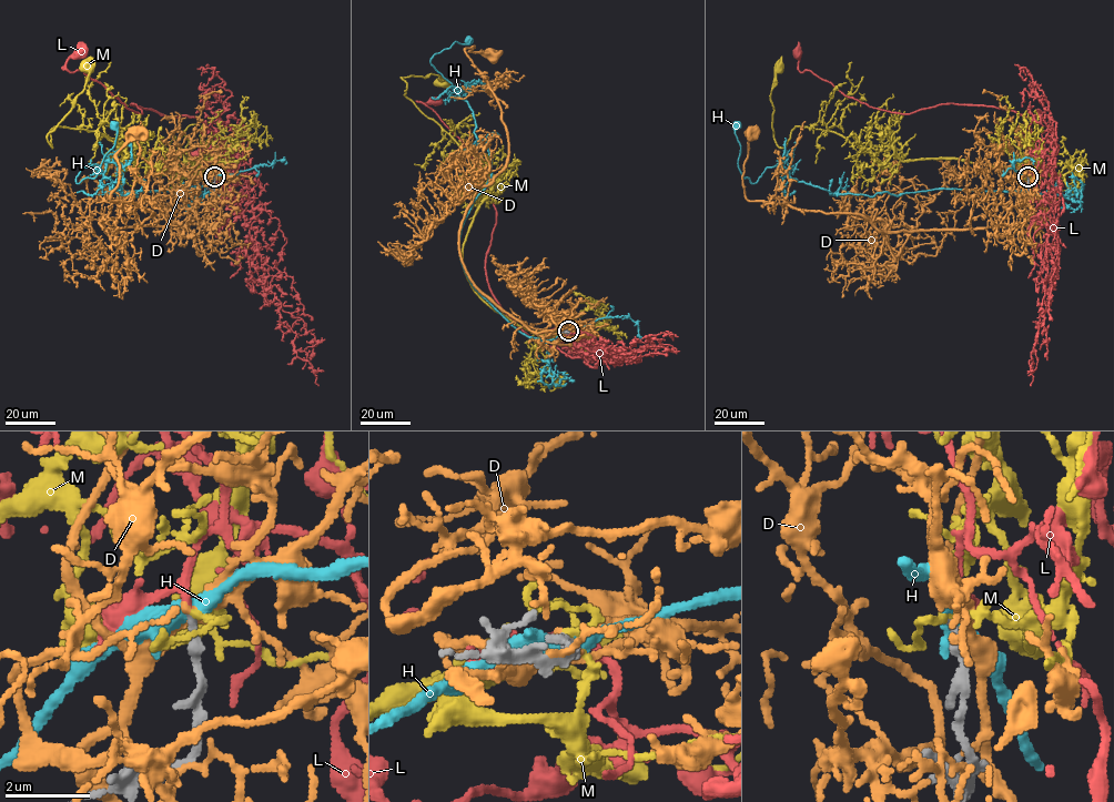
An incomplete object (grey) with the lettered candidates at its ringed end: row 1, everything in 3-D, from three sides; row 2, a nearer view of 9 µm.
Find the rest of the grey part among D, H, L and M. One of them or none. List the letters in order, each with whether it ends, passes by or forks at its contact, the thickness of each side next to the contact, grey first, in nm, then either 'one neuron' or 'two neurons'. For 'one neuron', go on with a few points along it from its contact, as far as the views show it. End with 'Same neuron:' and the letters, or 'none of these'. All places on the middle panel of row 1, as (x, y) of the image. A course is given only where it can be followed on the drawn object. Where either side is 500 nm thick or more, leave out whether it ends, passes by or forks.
D: it passes by; calibres 240 and 200 nm; two neurons
H: it passes by; calibres 240 and 480 nm; two neurons
L: it passes by; calibres 220 and 150 nm; one neuron; course (568, 331), (581, 357), (532, 338), (495, 297), (485, 266), (496, 210), (465, 145), (421, 102), (434, 102)
M: it passes by; calibres 220 and 150 nm; two neurons
Same neuron: L

